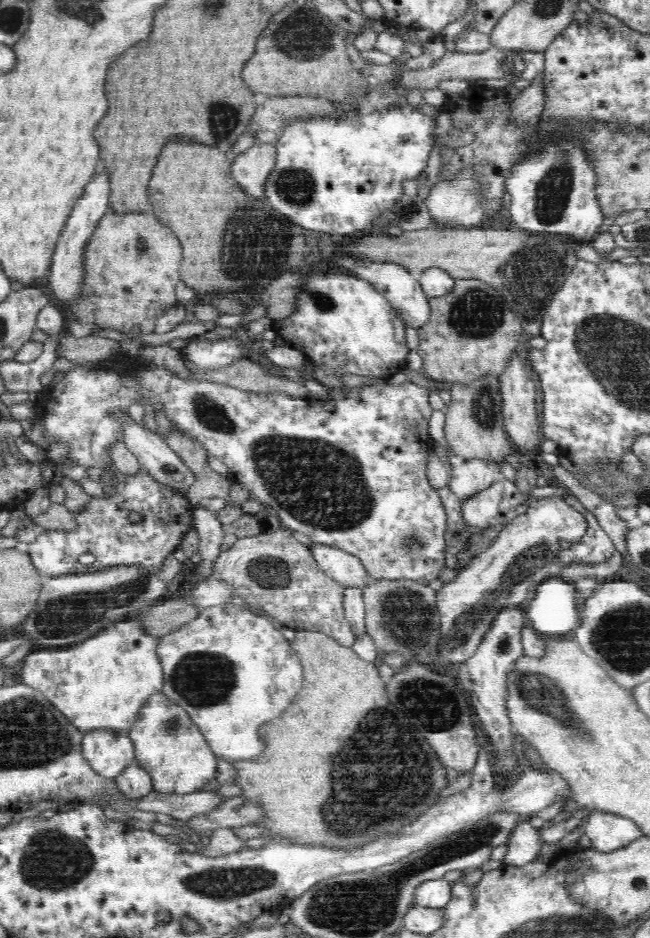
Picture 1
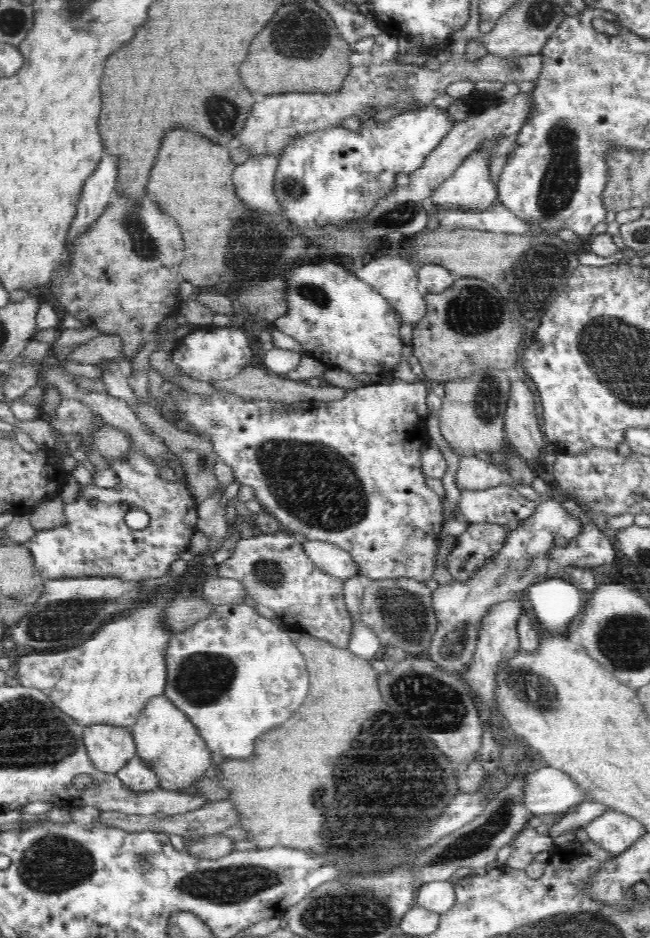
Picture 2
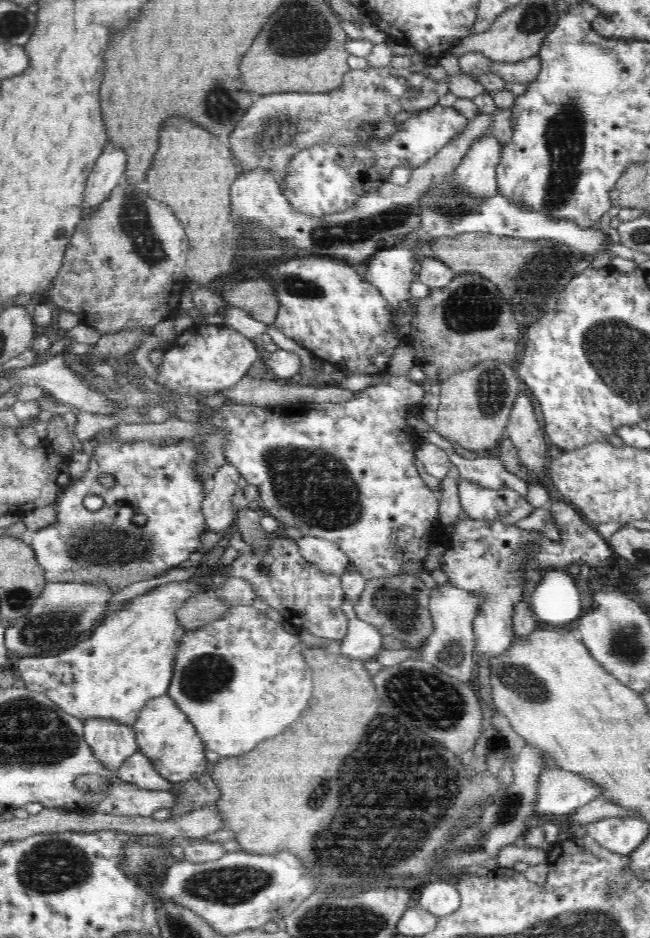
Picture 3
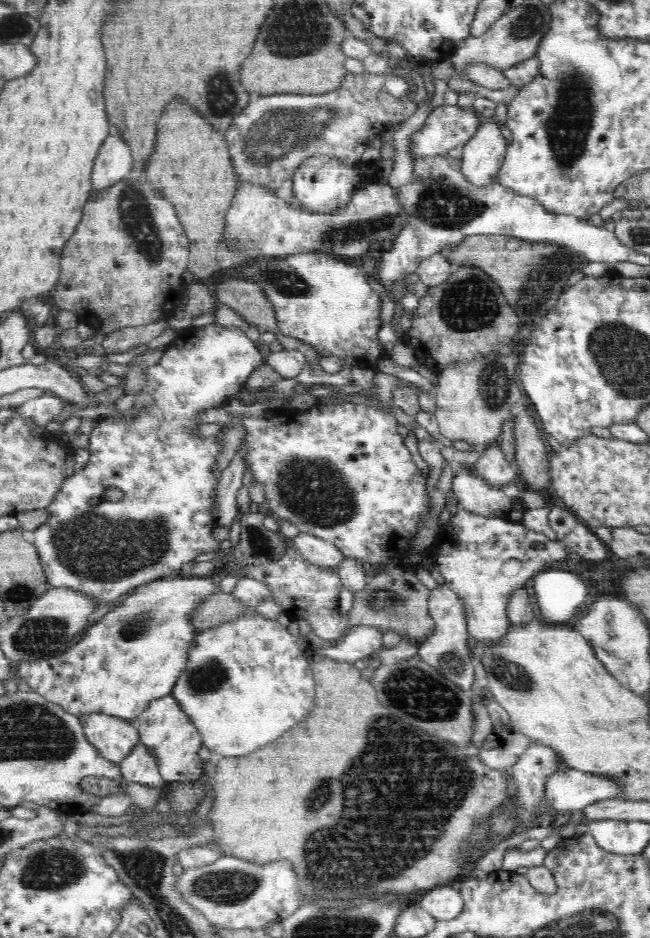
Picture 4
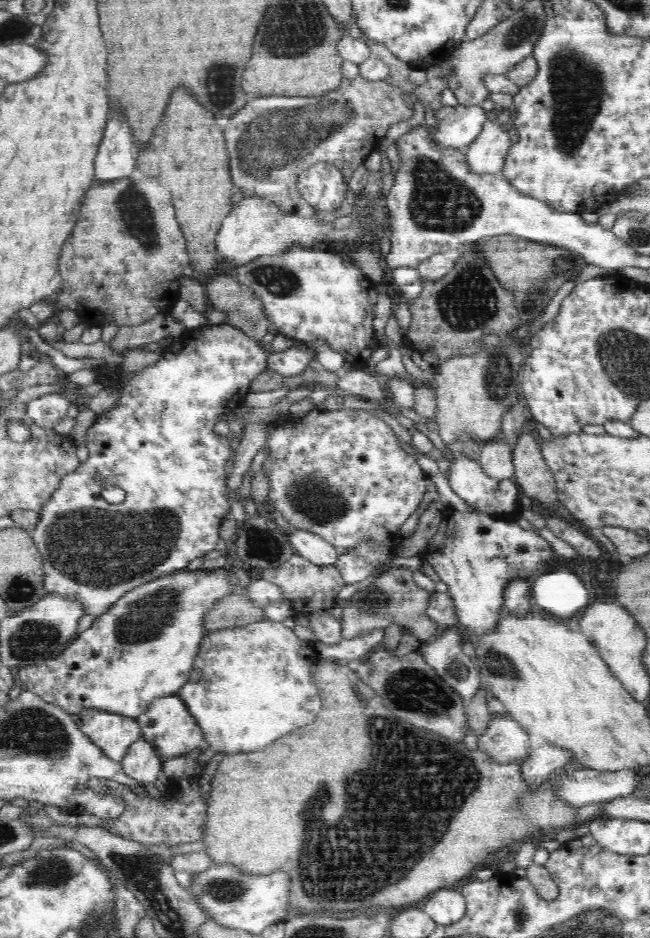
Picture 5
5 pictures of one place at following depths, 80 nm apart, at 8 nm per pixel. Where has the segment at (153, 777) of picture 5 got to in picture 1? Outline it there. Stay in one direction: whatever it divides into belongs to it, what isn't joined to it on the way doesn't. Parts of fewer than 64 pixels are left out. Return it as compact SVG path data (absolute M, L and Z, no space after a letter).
M137 762L126 767L114 780L119 792L122 792L127 800L142 800L153 792L152 776L140 768Z

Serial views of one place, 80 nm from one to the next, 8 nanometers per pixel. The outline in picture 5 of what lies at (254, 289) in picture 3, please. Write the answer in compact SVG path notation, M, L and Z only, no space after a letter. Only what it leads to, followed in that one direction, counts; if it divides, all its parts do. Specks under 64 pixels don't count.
M220 275L205 285L209 310L216 309L226 314L226 323L244 332L254 341L260 341L276 326L268 321L264 307L247 286L230 275Z

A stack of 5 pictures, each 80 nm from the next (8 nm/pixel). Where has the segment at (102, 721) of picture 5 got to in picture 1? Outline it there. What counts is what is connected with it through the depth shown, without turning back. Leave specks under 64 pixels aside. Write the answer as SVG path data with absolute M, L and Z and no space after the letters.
M98 729L83 734L82 752L94 773L106 778L116 778L132 763L136 763L134 743L128 735L114 733L106 729Z

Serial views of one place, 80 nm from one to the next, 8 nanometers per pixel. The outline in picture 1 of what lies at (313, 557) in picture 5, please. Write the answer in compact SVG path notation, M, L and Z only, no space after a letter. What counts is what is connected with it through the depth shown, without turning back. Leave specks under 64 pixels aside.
M314 543L309 549L317 565L329 578L344 588L364 588L365 580L370 576L357 556L327 544Z

